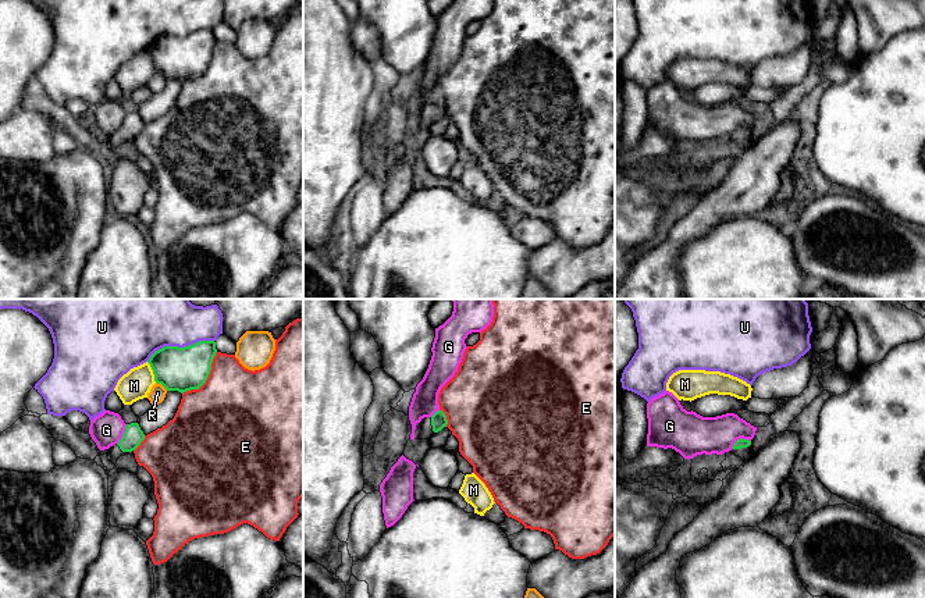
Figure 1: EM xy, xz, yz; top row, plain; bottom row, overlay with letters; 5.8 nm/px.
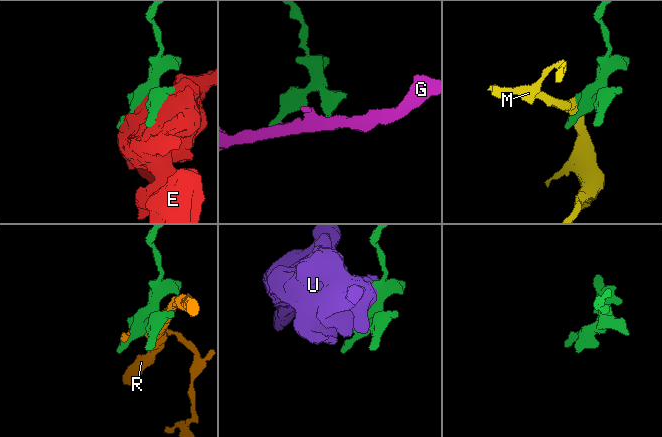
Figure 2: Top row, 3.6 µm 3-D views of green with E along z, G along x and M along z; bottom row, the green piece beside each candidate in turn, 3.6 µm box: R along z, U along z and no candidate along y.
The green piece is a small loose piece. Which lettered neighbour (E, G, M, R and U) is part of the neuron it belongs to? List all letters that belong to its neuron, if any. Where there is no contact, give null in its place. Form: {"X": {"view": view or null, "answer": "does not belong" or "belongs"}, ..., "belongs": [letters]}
{"E": {"view": "xy", "answer": "does not belong"}, "G": {"view": "yz", "answer": "does not belong"}, "M": {"view": "xy", "answer": "does not belong"}, "R": {"view": "xy", "answer": "does not belong"}, "U": {"view": "xy", "answer": "does not belong"}, "belongs": []}

